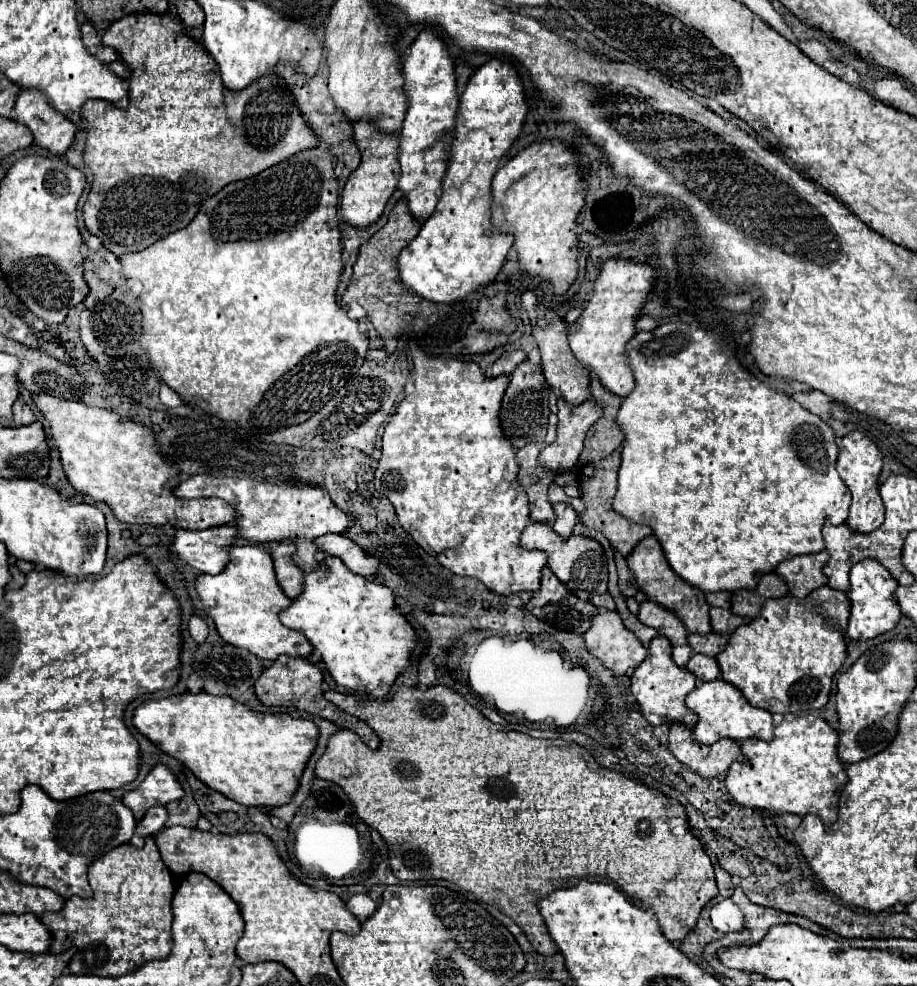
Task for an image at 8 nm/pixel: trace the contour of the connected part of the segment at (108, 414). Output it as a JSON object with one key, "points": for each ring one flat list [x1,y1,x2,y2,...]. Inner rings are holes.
{"points":[[38,394,34,398,34,404,42,410,42,414,46,416,46,420,50,424,52,442,60,450,62,466,64,466,64,472,66,472,70,484,78,492,92,496,94,500,106,502,114,510,114,514,120,522,152,524,152,526,170,524,174,528,184,528,184,530,206,530,212,526,224,526,224,524,236,522,238,514,236,514,234,506,224,500,218,500,218,498,182,500,182,498,174,496,172,482,174,482,174,488,180,484,180,478,178,478,180,472,174,468,174,478,172,478,170,466,160,456,158,442,154,440,152,432,148,428,144,428,142,424,132,422,132,420,122,420,122,418,118,418,118,414,114,414,112,410,106,410,106,408,92,408,82,402,54,398,48,394]]}

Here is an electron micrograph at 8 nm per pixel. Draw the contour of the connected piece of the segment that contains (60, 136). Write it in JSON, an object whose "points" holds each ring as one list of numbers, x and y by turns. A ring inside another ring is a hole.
{"points":[[22,90,14,106,16,122,32,130,34,142,52,154,64,154,78,132,78,126,52,108,50,98,40,90]]}

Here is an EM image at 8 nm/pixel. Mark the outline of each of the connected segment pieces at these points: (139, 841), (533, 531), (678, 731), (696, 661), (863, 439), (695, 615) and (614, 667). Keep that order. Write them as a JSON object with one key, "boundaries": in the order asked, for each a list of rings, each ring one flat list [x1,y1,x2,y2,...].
{"boundaries":[[[166,806,150,808,150,810,146,812,146,816,136,824,136,832,134,832,134,836,132,836,130,842,132,842,134,846,142,848,146,836,154,836,156,832,160,832,160,830,164,828,166,820,168,820,168,810,166,810]],[[528,522,520,542,526,550,544,550,548,554,548,568,578,598,590,600,592,594,604,594,608,590,608,558,598,540,574,534,570,538,562,538,548,524]],[[680,722,670,726,670,750,682,764,704,778,722,776,728,772,734,760,744,760,736,740,720,738,712,746,704,746,692,738,692,728,686,728]],[[692,654,690,662,686,664,688,670,692,674,696,674,698,682,708,682,708,680,716,680,720,676,720,668,716,658,706,656,706,654]],[[852,430,842,438,836,468,840,478,846,482,846,486,852,492,852,506,846,524,856,532,872,532,884,522,884,504,878,494,878,476,882,466,882,453,866,434,862,434,860,430]],[[648,536,644,540,640,540,636,544,636,548,626,556,628,566,632,570,632,574,636,576,636,582,640,586,640,590,648,596,648,600,652,602,660,602,664,604,668,610,674,610,680,620,686,624,688,632,698,632,698,634,708,634,710,632,710,616,708,616,708,602,704,598,704,592,698,590,696,586,684,582,668,564,662,546,658,542,656,536]],[[602,610,592,620,584,640,588,652,616,674,626,674,630,668,636,668,648,654,648,648,624,626,616,610]]]}

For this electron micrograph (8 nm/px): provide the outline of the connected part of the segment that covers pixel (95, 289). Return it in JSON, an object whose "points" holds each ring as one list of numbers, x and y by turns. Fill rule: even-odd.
{"points":[[86,270,86,272,84,272,84,278,86,278,88,286,90,286,90,294,88,294,88,298,84,300,86,308,92,308,94,304,98,304,100,300,104,300,106,296,110,296,110,294,114,292,114,286,106,284,104,280,100,280,92,270]]}

